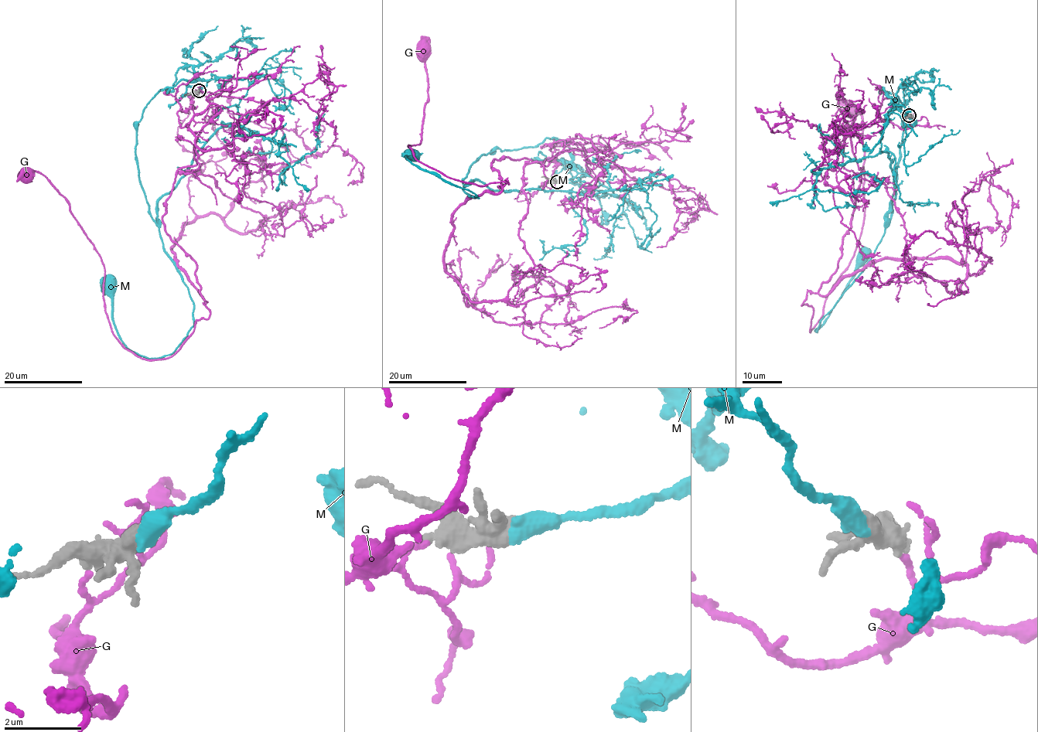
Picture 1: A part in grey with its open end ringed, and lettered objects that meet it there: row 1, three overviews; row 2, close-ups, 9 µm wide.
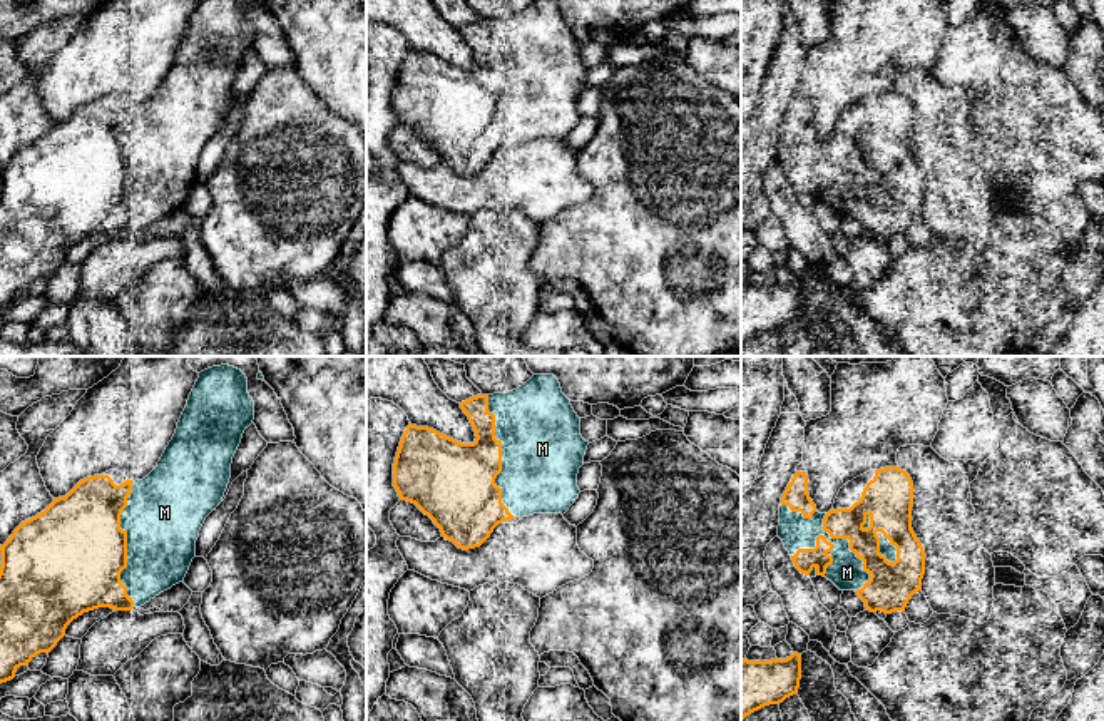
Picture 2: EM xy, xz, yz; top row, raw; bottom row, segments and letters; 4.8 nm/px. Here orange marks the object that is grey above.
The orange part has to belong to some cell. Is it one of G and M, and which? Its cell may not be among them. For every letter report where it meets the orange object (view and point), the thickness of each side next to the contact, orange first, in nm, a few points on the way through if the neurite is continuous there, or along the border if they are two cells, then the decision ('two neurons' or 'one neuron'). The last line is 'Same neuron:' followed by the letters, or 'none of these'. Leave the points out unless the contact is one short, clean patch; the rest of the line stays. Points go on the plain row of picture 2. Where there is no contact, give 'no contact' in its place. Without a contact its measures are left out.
G: no contact; two neurons
M: contact yz (850, 171); calibres 200 and 160 nm; one neuron
Same neuron: M

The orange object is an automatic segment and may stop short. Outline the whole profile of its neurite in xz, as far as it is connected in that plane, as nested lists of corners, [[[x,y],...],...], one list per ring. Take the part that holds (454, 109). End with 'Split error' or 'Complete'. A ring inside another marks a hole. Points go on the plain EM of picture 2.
[[[534,0],[507,18],[477,20],[460,28],[473,57],[473,69],[457,67],[433,54],[408,50],[393,89],[393,112],[400,125],[415,129],[458,174],[480,172],[503,146],[534,139],[565,139],[580,115],[577,99],[589,67],[580,60],[580,43],[554,0]]]. Split error

